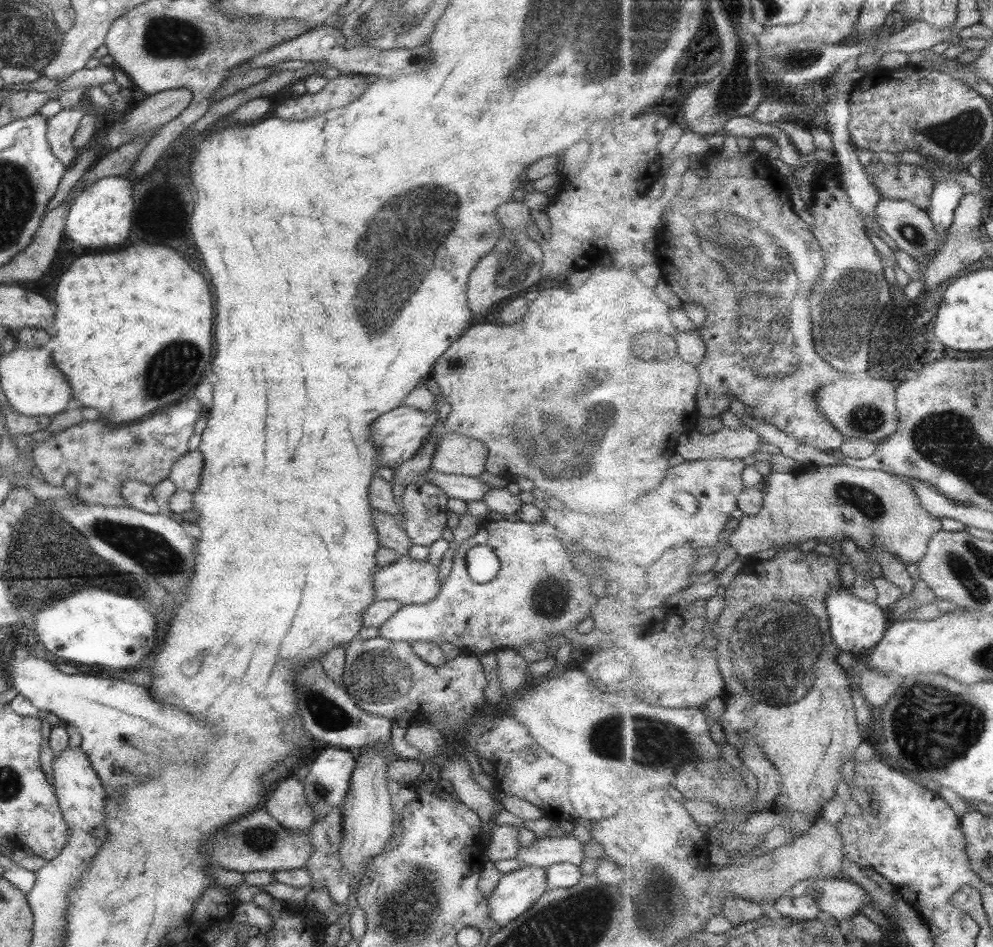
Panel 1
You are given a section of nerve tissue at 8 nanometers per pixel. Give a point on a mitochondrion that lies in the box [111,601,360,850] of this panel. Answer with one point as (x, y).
(331, 715)

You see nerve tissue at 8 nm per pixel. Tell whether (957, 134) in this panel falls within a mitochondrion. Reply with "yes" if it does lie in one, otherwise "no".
yes

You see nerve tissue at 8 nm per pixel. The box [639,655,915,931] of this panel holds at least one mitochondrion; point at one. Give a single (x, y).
(664, 883)

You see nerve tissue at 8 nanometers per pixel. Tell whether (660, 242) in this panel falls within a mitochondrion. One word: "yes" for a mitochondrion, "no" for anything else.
no

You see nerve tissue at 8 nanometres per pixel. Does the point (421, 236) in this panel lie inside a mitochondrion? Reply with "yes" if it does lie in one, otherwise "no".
yes

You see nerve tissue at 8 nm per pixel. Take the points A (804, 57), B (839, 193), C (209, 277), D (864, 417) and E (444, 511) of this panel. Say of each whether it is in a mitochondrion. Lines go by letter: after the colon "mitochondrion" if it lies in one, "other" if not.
A: mitochondrion
B: other
C: other
D: mitochondrion
E: other

